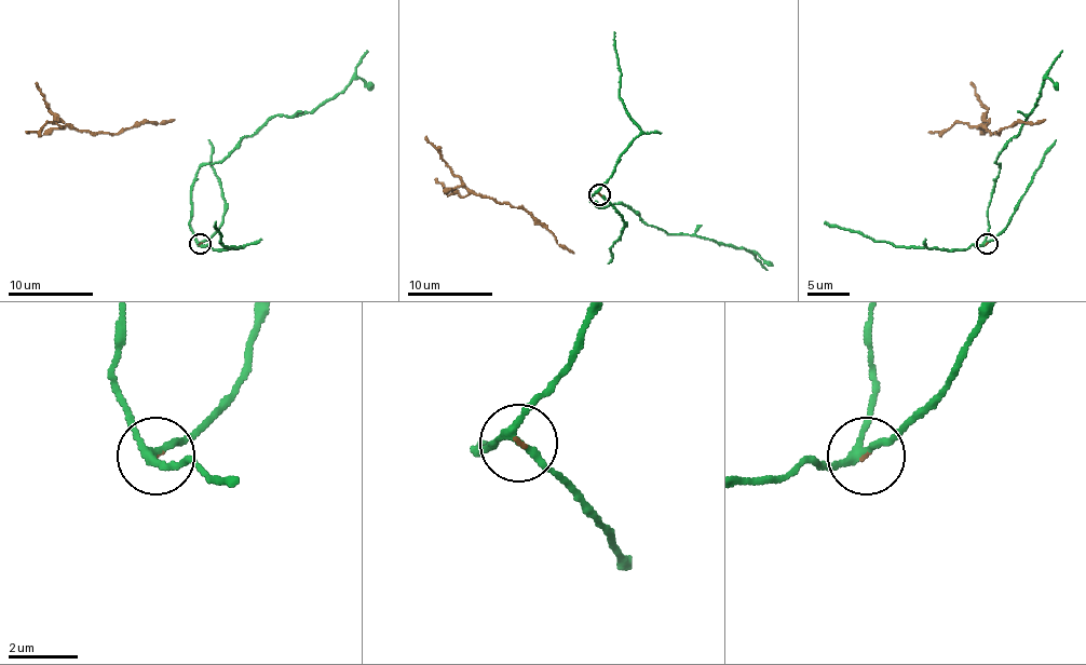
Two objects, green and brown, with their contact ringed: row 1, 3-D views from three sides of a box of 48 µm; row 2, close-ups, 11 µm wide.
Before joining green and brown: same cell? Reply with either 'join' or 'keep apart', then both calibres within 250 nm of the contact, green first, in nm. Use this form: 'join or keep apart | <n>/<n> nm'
join | 190/60 nm

